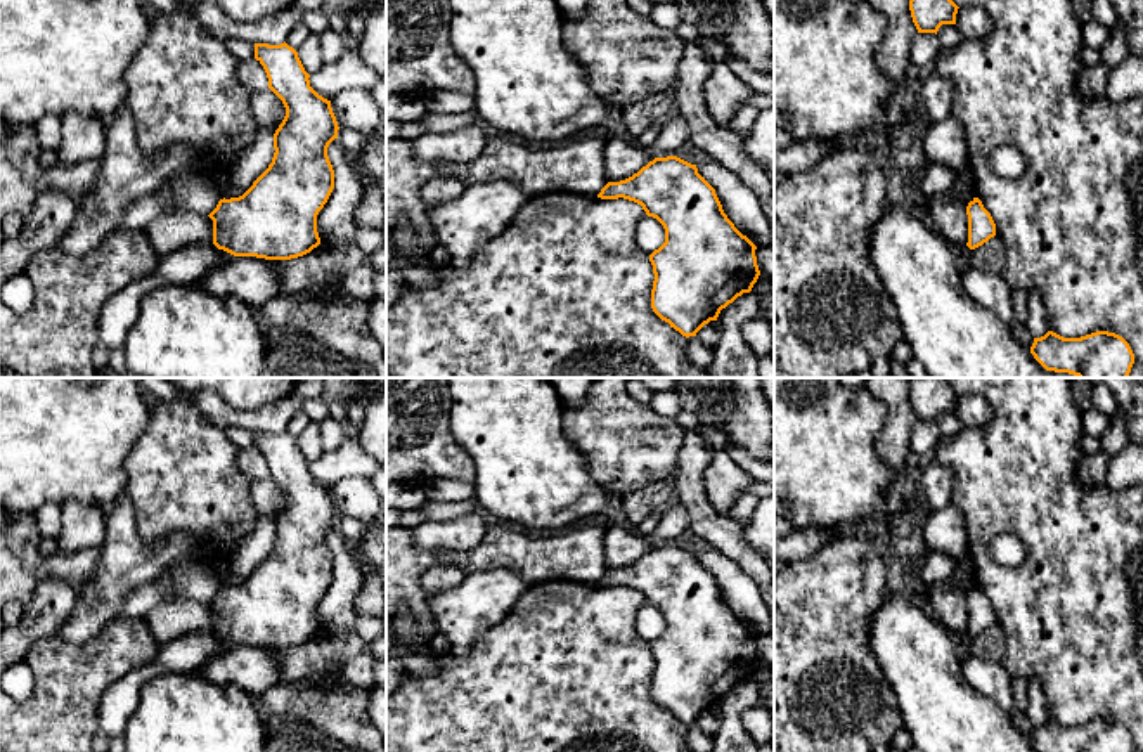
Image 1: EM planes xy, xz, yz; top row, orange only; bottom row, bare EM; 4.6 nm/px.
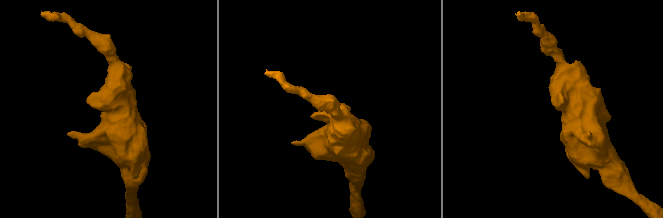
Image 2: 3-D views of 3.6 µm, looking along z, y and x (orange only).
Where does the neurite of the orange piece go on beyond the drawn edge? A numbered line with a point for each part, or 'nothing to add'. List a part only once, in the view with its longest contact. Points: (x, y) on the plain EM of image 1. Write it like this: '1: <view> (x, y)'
nothing to add

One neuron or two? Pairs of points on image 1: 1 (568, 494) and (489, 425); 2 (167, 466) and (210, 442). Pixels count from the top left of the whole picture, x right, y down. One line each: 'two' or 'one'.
1: one
2: one

